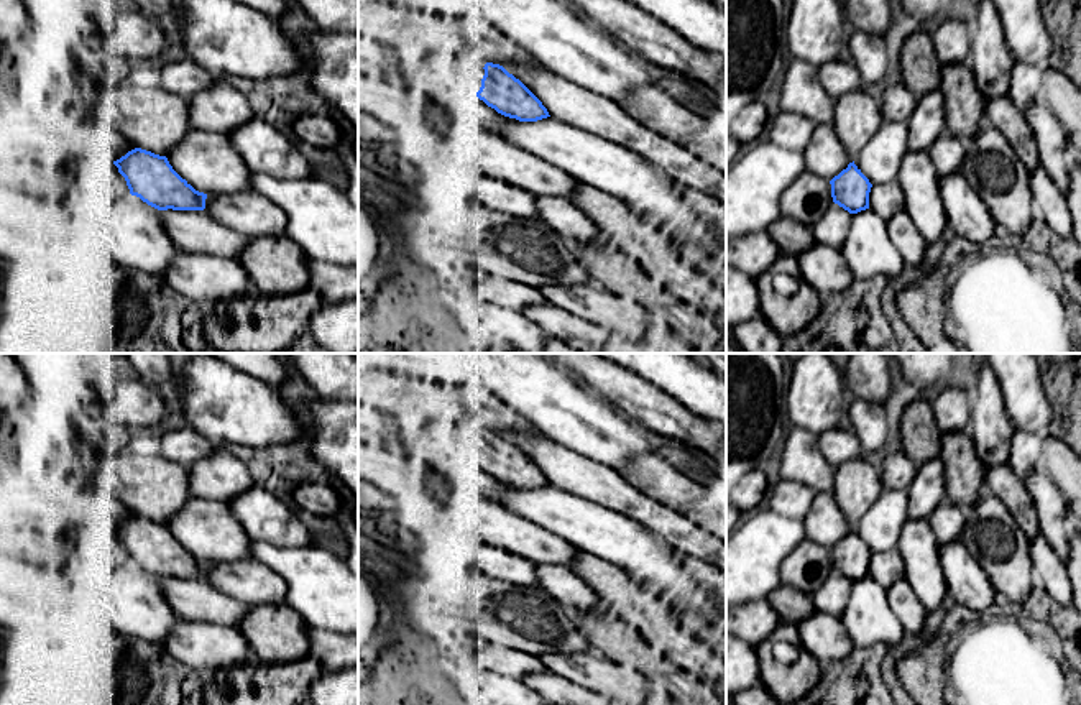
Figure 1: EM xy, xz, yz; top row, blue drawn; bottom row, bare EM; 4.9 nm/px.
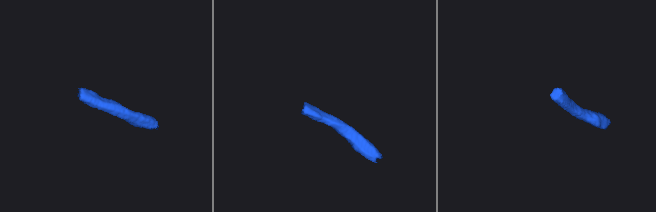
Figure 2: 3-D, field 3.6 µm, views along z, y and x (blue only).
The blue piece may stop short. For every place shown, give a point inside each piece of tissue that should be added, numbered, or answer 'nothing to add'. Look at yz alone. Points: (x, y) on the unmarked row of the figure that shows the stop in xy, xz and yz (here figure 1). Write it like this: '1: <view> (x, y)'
nothing to add

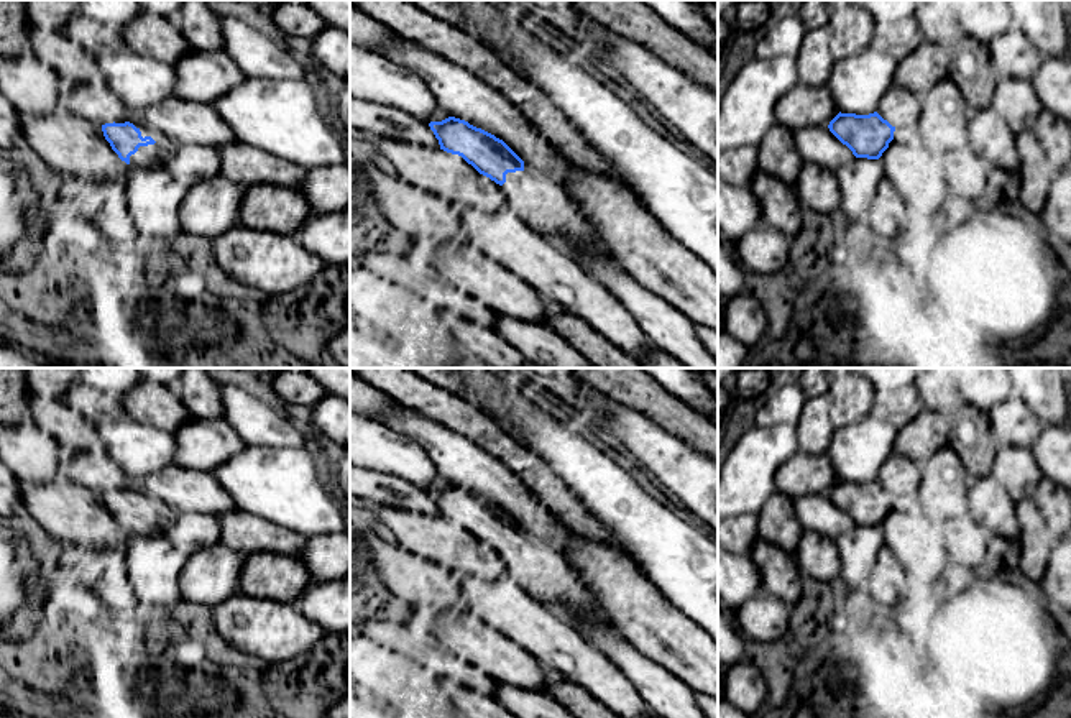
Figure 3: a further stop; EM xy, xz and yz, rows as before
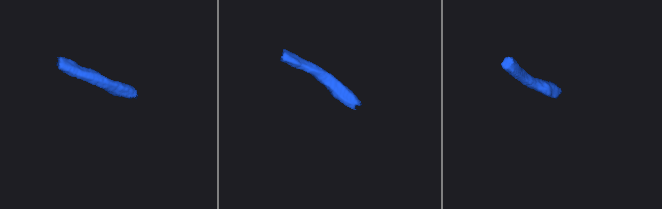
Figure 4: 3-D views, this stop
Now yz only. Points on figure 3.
nothing to add

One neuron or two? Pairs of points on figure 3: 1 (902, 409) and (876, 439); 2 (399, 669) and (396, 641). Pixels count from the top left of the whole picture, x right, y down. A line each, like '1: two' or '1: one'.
1: two
2: two

